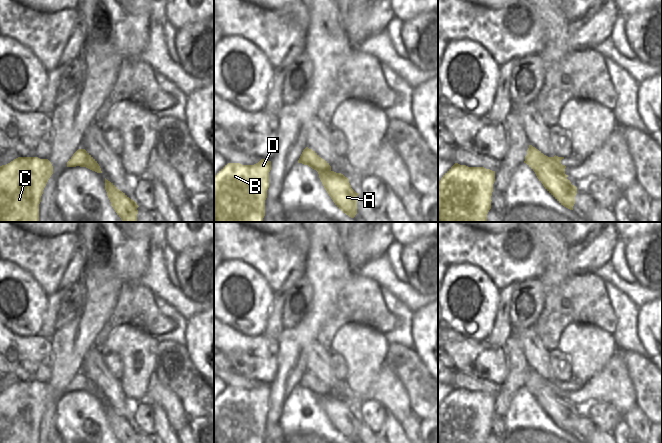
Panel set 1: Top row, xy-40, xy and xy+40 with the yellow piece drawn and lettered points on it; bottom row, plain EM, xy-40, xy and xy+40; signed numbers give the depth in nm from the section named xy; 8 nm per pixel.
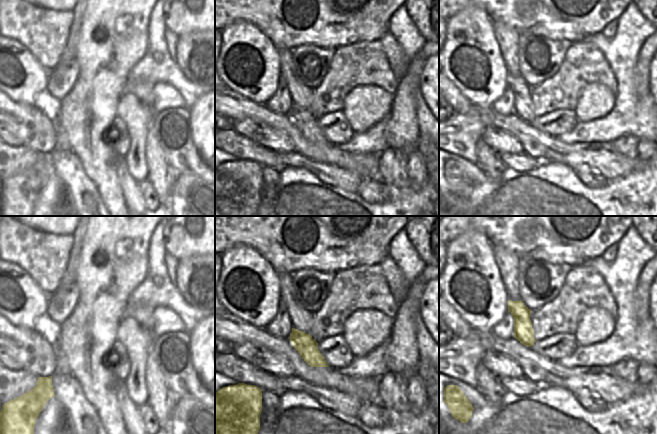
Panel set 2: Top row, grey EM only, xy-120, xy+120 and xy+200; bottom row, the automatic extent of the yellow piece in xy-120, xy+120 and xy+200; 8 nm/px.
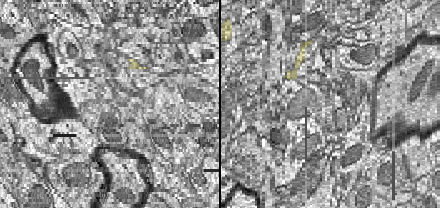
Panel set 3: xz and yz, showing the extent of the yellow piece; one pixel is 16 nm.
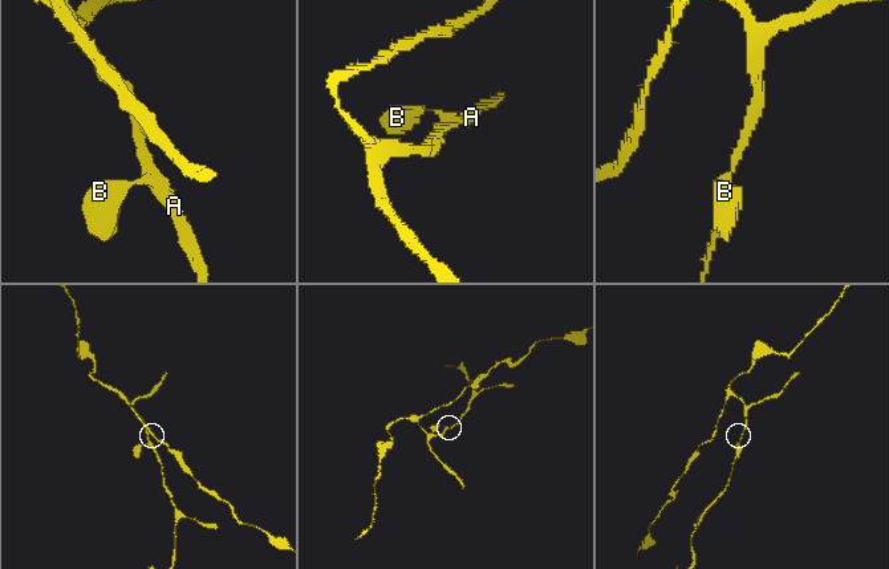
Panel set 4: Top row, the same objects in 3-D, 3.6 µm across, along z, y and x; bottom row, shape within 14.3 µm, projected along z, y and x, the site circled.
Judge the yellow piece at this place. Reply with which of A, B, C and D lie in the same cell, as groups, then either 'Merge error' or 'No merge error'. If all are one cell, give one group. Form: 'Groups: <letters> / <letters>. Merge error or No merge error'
Groups: A / B C D. Merge error

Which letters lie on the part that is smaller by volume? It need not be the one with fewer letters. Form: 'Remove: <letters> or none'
Remove: B, C, D

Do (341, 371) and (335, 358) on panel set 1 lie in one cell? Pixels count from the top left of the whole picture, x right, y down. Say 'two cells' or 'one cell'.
one cell

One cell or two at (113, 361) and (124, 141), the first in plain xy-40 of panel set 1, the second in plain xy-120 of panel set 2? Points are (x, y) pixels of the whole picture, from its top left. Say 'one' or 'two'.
one

